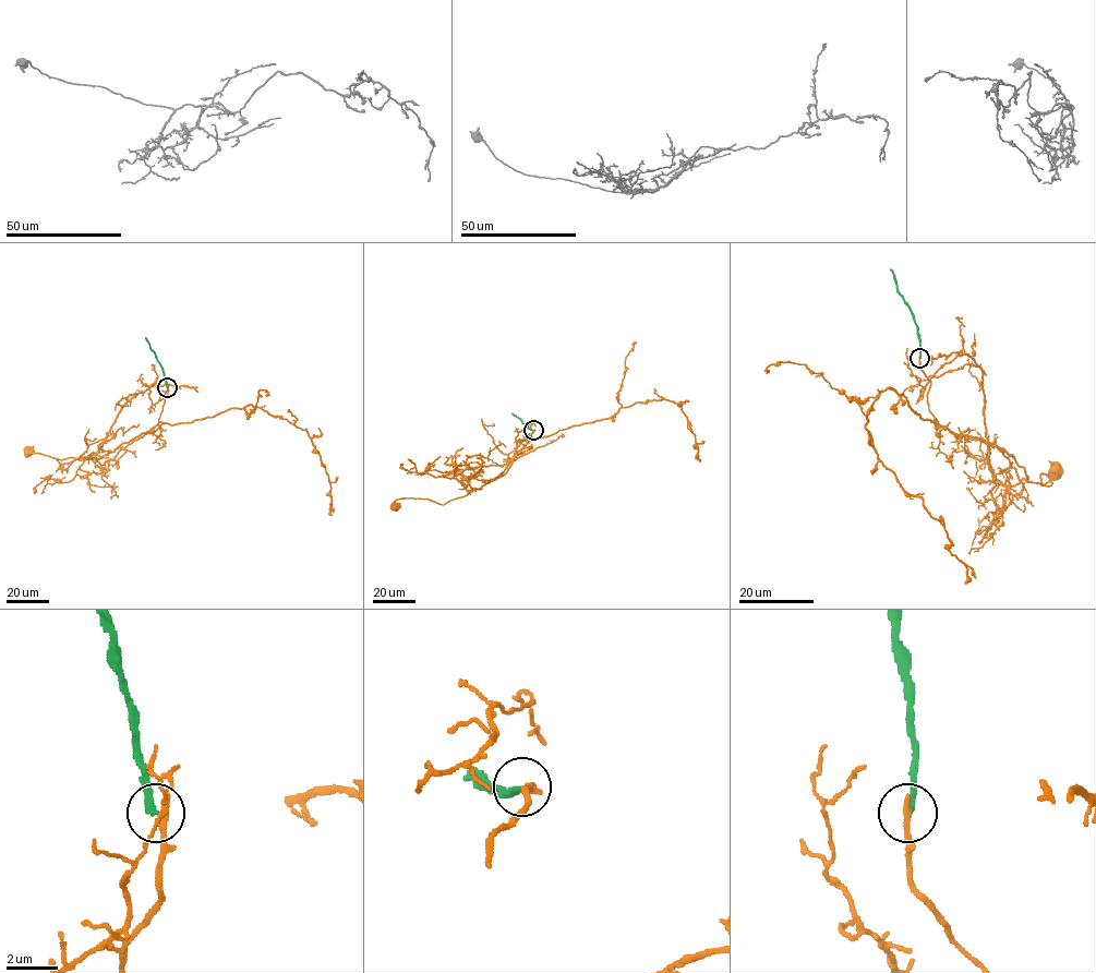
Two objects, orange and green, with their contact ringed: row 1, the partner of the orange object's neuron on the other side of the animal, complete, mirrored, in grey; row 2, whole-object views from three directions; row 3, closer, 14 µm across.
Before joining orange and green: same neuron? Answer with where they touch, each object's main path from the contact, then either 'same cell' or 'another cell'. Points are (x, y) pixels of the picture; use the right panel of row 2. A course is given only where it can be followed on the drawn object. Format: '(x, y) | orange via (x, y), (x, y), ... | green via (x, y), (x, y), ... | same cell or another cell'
(919, 358) | orange via (919, 358), (936, 421), (1001, 447), (1033, 482), (1051, 483), (1043, 485), (1040, 473), (1054, 468) | green via (919, 358), (920, 340), (914, 314), (896, 288), (891, 268) | another cell

